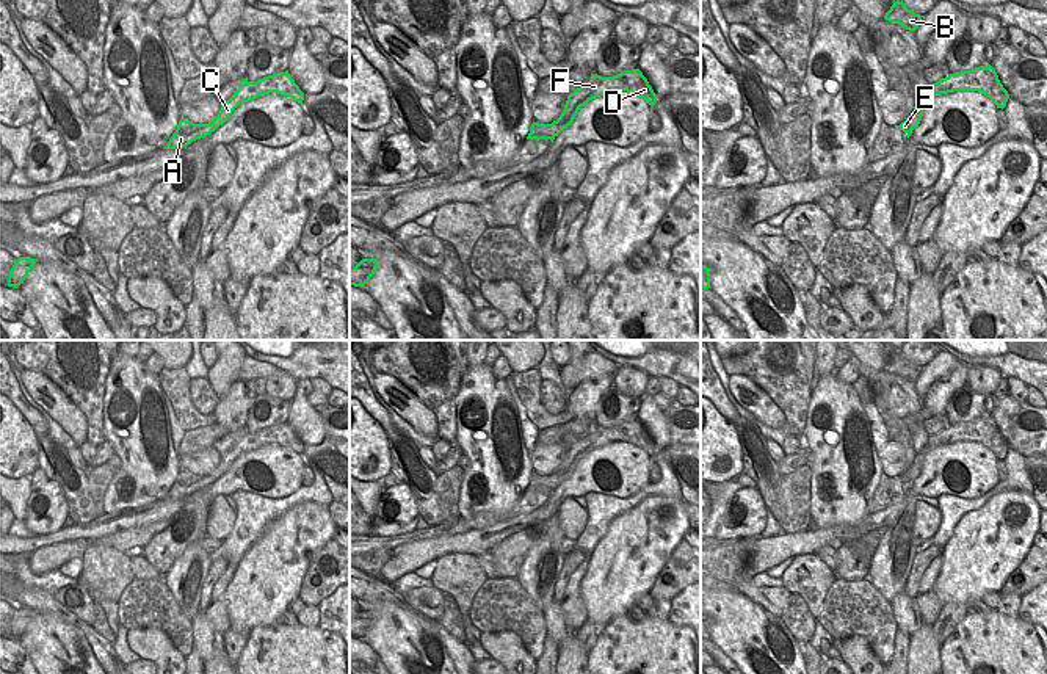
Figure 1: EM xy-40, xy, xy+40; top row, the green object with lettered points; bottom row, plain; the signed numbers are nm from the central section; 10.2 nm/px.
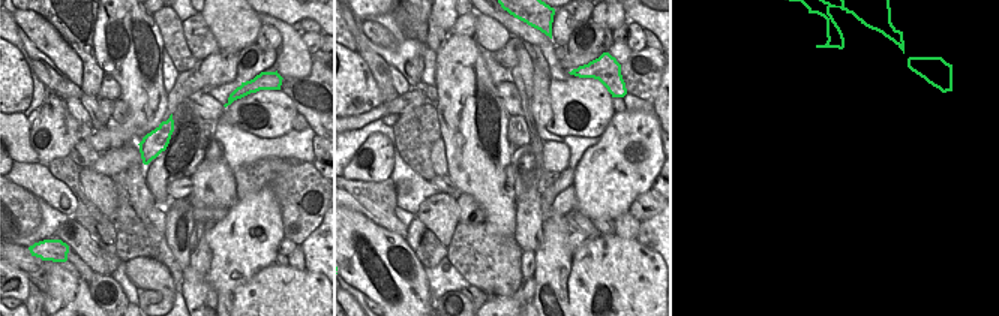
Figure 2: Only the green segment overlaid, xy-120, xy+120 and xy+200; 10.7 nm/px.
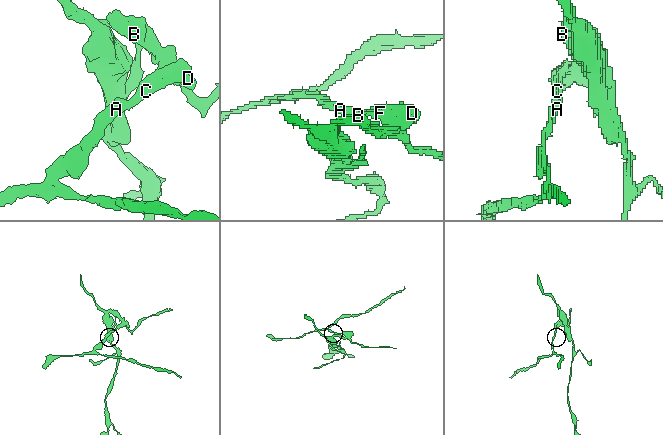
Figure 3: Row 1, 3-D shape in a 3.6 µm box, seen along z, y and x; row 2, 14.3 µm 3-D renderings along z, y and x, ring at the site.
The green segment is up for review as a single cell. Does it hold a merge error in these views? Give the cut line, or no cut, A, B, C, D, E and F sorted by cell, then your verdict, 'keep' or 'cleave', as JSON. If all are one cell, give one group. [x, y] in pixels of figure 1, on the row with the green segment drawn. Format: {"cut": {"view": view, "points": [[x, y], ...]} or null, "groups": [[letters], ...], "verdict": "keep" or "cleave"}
{"cut": null, "groups": [["A", "B", "C", "D", "E", "F"]], "verdict": "keep"}

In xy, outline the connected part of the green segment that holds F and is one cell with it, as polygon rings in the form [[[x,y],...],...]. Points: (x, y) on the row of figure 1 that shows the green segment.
[[[639,69],[624,71],[613,77],[592,75],[592,78],[567,96],[563,113],[552,124],[533,122],[527,140],[553,141],[564,129],[567,129],[578,110],[589,100],[611,91],[627,91],[644,99],[652,108],[657,103],[657,94]]]

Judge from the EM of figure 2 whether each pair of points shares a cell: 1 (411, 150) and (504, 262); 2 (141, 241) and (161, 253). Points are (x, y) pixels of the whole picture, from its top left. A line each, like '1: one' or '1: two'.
1: two
2: one

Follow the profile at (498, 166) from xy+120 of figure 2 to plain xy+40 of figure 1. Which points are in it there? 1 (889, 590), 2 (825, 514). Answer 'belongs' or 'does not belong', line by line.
1: does not belong
2: belongs

